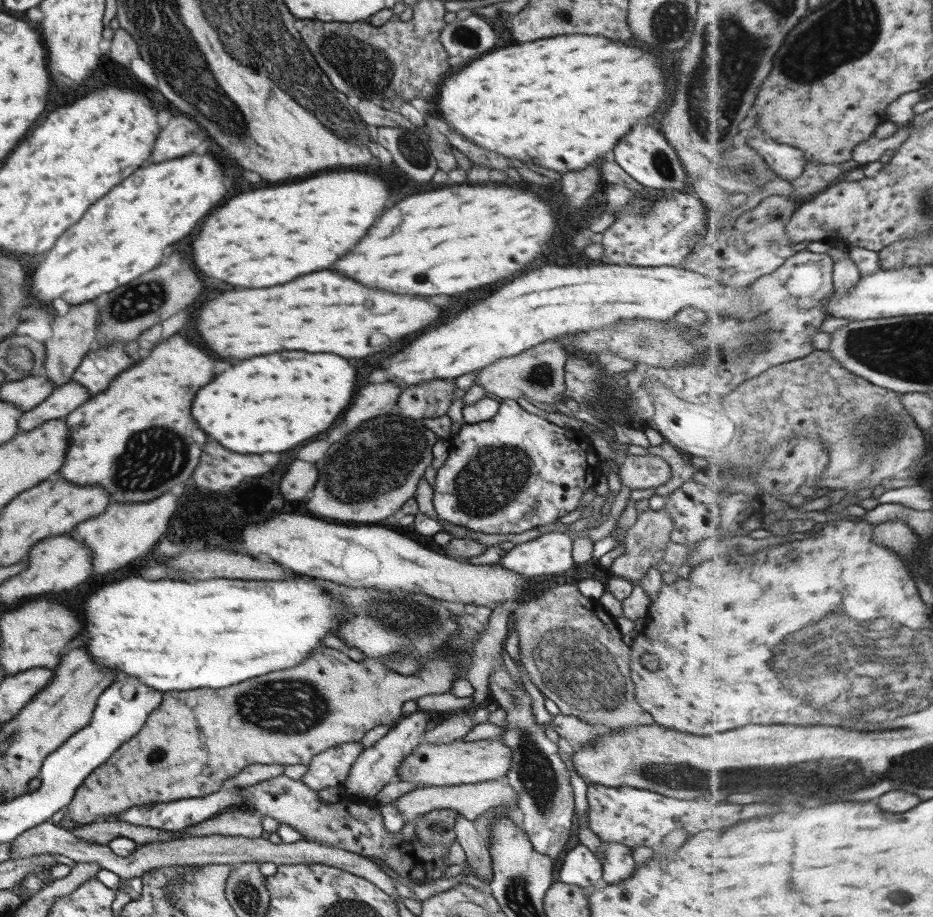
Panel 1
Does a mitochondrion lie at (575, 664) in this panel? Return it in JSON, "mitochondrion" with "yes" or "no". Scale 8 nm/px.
{"mitochondrion":"yes"}

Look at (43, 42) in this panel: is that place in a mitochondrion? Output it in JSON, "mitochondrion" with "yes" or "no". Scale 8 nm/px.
{"mitochondrion":"no"}

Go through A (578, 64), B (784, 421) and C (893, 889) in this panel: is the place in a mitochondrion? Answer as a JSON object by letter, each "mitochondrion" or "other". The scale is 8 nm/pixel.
{"A":"other","B":"other","C":"mitochondrion"}

